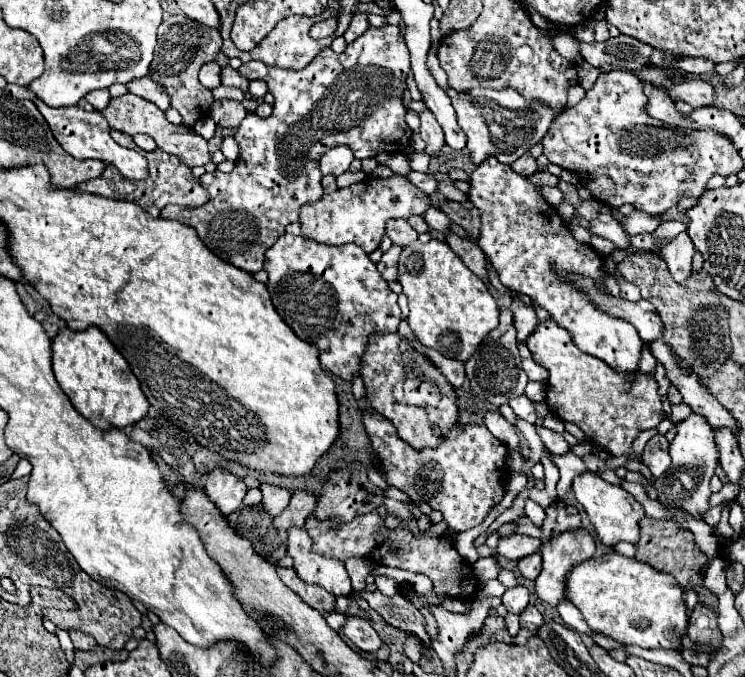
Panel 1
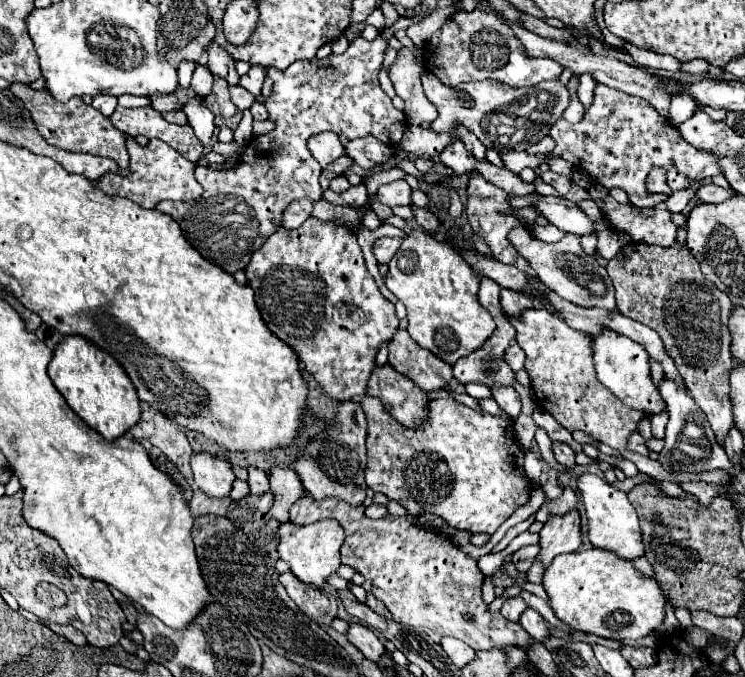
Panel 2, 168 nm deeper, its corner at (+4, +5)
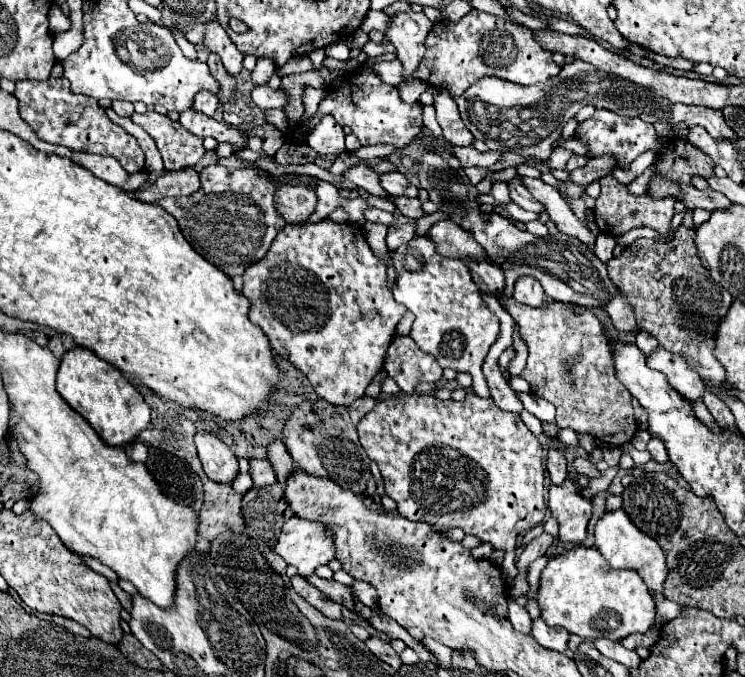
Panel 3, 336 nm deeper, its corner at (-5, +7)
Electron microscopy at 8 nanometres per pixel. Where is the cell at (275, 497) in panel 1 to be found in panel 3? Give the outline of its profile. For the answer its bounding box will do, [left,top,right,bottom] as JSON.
[250,459,276,487]

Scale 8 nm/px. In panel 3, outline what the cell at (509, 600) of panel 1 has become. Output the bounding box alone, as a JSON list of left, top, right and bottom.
[508,601,532,635]

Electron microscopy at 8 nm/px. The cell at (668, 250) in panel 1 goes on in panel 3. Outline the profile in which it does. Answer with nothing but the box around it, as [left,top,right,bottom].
[594,175,676,237]

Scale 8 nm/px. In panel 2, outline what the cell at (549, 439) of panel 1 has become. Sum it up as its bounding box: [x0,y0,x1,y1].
[553,441,575,467]

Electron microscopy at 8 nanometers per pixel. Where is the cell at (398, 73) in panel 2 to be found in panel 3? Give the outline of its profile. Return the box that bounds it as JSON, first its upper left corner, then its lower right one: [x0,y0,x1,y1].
[384,11,432,81]

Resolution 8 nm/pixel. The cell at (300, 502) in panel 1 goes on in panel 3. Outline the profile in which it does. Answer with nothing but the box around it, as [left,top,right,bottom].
[266,441,294,485]

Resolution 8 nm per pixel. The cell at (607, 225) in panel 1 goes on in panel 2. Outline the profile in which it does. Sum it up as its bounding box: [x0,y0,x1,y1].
[535,197,595,235]

